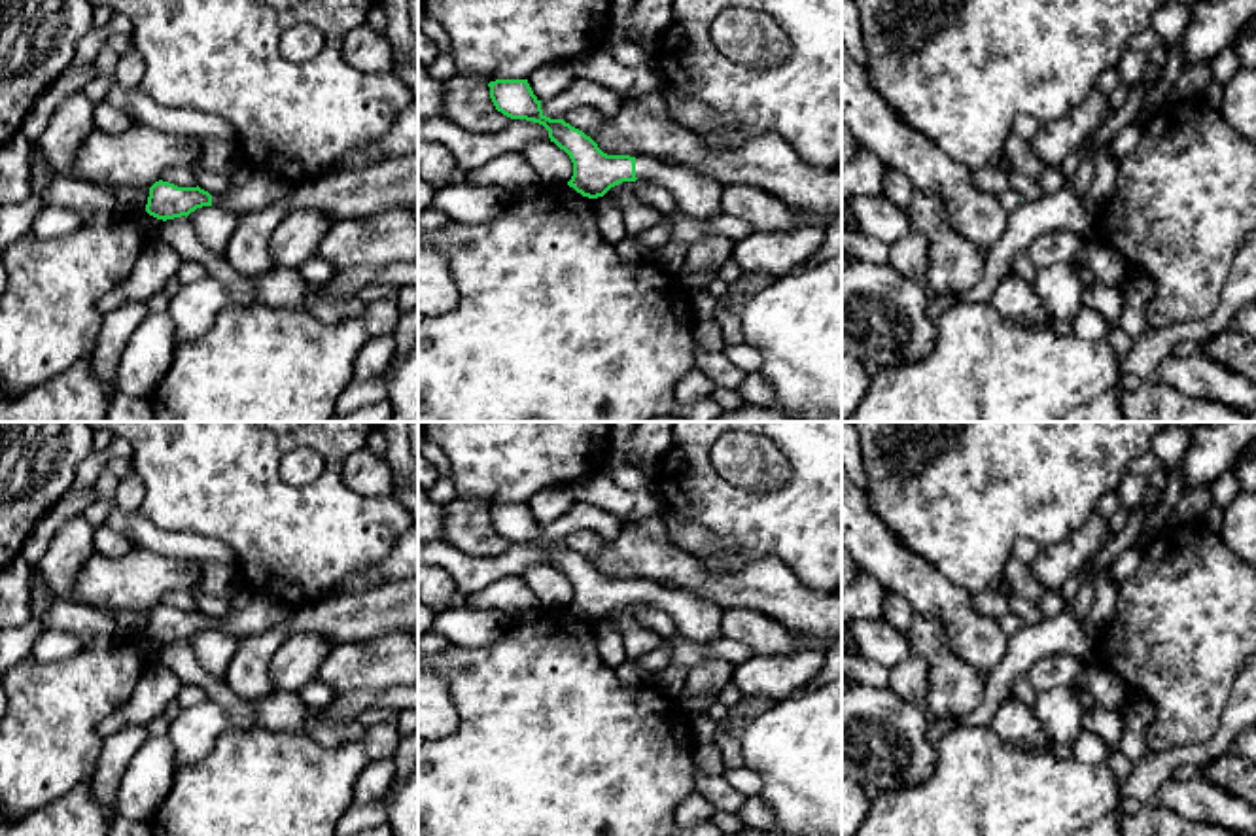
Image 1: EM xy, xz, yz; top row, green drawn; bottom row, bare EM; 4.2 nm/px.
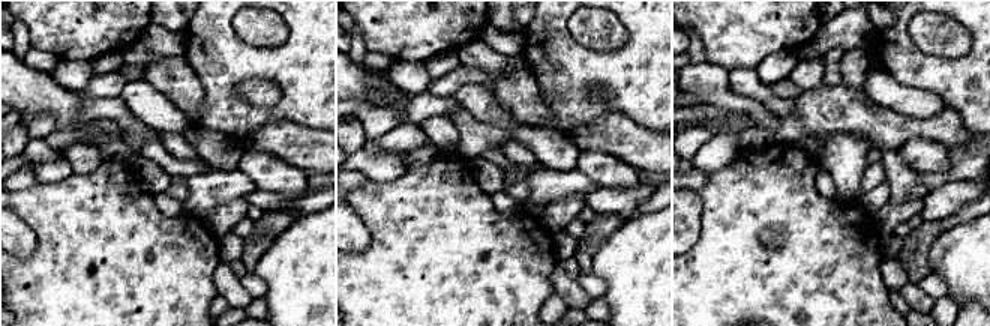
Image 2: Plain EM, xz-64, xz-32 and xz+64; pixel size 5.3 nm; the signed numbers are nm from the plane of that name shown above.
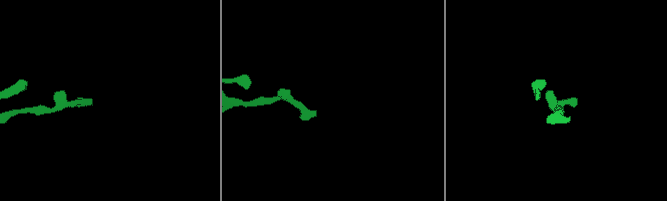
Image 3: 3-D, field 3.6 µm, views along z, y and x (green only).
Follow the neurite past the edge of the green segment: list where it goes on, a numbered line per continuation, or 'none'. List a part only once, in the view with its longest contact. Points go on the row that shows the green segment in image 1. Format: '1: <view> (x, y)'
1: xz (697, 195)

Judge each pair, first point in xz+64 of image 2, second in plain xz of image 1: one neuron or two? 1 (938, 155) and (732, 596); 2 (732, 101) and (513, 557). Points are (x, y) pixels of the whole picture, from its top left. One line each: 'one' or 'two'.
1: two
2: two

